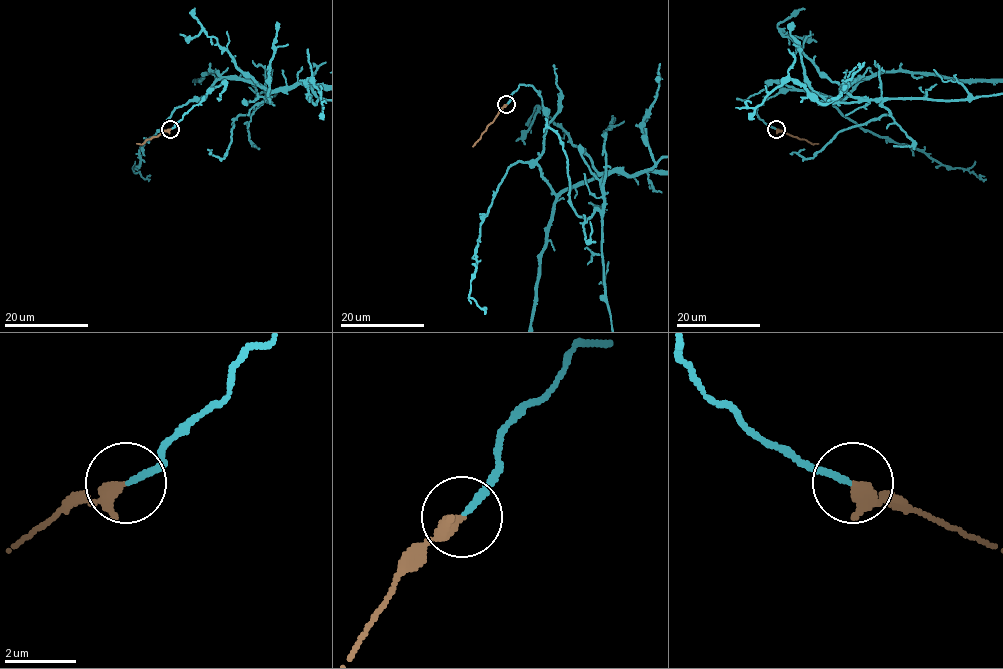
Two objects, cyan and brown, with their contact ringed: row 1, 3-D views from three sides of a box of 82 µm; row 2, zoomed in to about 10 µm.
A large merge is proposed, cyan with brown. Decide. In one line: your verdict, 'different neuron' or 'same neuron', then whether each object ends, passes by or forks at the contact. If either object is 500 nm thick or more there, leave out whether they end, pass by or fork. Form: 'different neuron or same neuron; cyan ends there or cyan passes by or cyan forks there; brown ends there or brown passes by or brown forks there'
same neuron; cyan ends there; brown ends there

